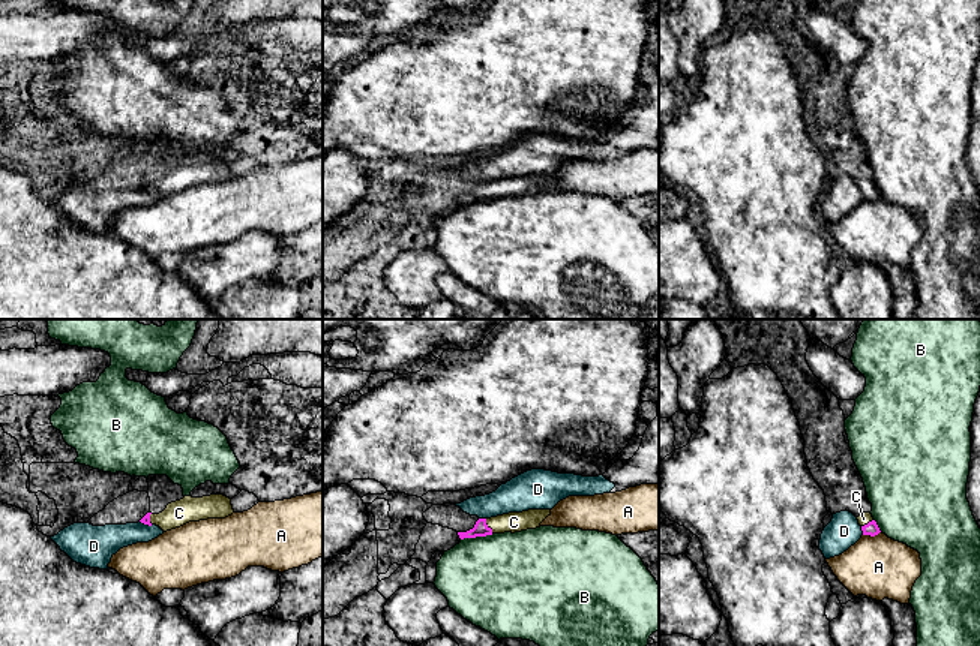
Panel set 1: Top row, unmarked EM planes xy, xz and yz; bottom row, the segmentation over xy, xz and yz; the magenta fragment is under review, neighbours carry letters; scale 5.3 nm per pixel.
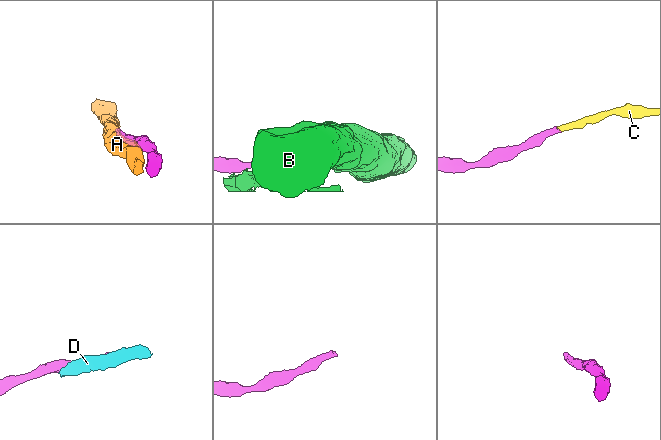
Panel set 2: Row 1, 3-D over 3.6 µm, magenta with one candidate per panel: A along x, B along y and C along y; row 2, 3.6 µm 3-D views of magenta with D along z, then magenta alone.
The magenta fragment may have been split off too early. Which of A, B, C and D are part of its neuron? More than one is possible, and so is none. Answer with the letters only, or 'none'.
C

